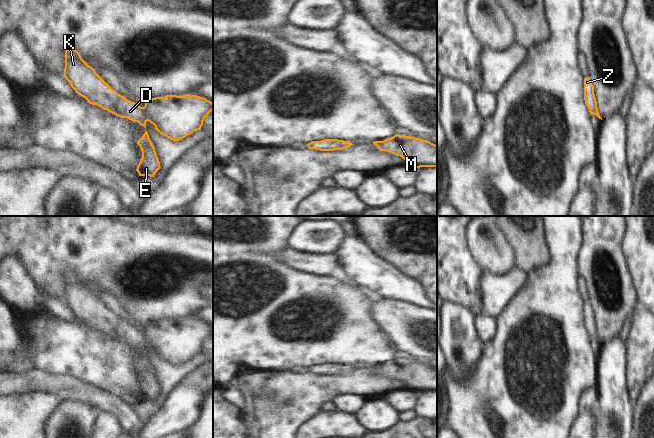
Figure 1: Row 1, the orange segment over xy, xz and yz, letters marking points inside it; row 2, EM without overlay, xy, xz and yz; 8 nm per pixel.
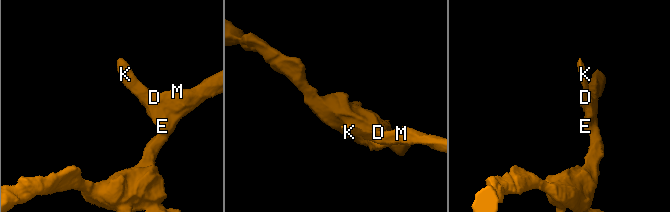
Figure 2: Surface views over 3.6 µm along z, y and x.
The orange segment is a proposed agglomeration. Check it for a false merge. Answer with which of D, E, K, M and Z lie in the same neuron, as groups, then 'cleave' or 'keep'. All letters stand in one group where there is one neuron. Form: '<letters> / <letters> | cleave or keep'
D E K M Z | keep

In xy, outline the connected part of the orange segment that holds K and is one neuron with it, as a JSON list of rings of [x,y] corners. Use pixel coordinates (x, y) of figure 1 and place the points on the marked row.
[[[75,49],[65,50],[64,75],[75,92],[84,97],[88,103],[97,105],[104,110],[120,117],[127,118],[133,122],[138,122],[146,128],[149,121],[155,129],[167,138],[178,141],[201,130],[205,117],[213,110],[213,103],[206,98],[186,94],[183,96],[167,95],[165,97],[155,97],[146,101],[141,107],[135,102],[127,100],[124,96],[113,90],[81,57]]]

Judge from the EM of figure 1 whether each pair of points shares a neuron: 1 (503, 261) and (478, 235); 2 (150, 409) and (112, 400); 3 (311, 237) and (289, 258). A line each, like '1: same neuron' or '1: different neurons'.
1: same neuron
2: different neurons
3: different neurons

